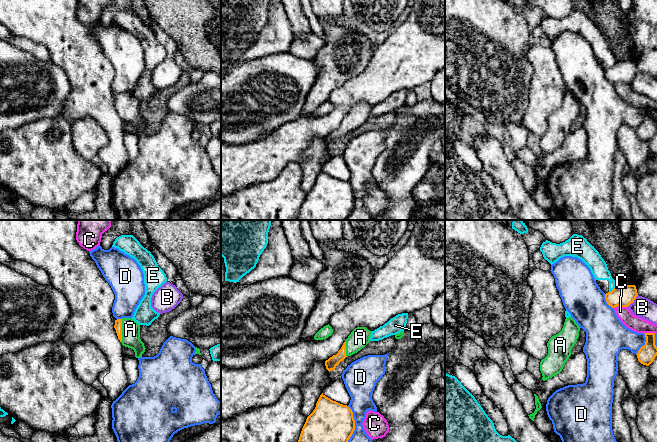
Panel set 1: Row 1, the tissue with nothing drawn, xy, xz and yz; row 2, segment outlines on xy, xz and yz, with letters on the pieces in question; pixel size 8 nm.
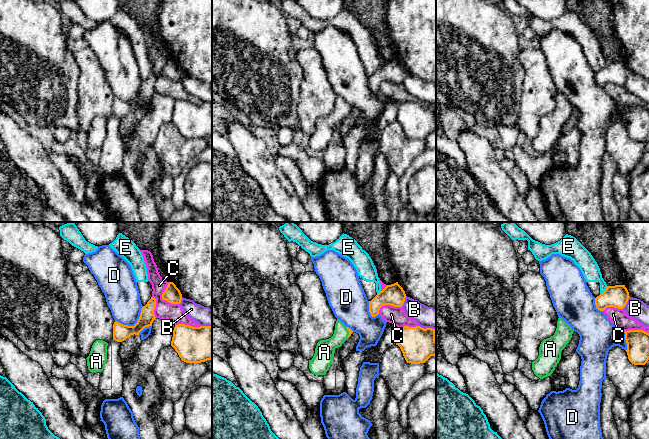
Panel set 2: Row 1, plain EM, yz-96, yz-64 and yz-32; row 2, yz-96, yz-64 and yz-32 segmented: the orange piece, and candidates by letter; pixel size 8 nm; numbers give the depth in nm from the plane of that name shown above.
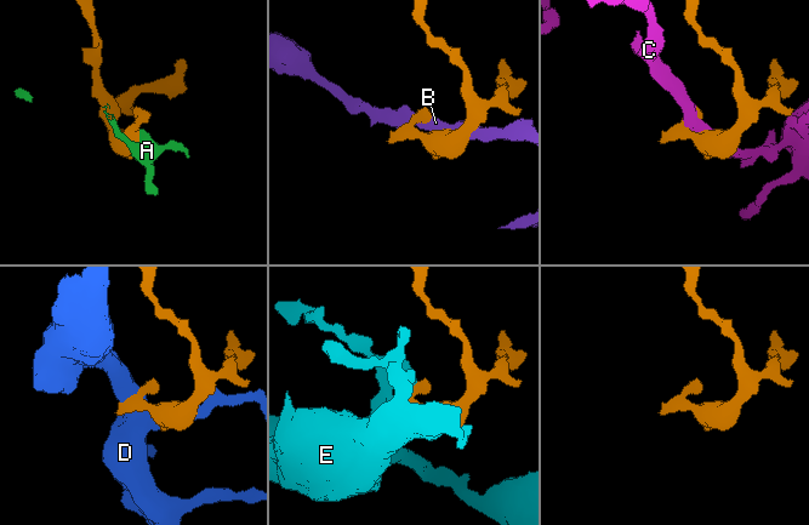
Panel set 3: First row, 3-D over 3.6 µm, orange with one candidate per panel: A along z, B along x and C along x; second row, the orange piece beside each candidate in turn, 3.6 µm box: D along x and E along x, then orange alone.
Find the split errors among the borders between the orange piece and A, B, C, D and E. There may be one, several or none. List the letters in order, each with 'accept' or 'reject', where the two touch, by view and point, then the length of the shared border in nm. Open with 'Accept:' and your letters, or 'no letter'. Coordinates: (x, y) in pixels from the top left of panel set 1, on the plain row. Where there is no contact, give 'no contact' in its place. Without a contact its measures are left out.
Accept: A
A: accept | xy (121, 106) | 180 nm
B: reject | yz (633, 77) | 130 nm
C: reject | yz (620, 81) | 110 nm
D: reject | xz (354, 201) | 300 nm
E: reject | yz (613, 65) | 90 nm

